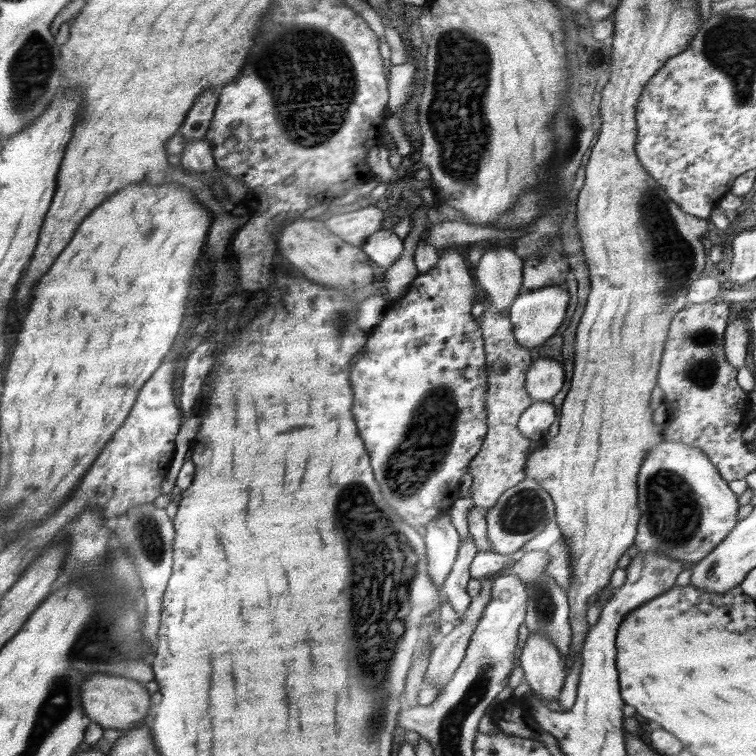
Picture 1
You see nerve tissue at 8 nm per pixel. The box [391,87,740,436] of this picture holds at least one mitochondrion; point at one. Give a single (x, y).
(671, 256)

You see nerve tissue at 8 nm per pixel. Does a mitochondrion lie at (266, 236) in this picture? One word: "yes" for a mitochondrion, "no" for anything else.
yes

